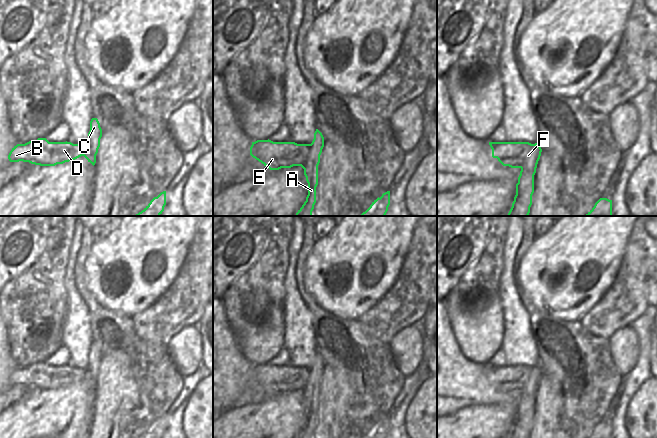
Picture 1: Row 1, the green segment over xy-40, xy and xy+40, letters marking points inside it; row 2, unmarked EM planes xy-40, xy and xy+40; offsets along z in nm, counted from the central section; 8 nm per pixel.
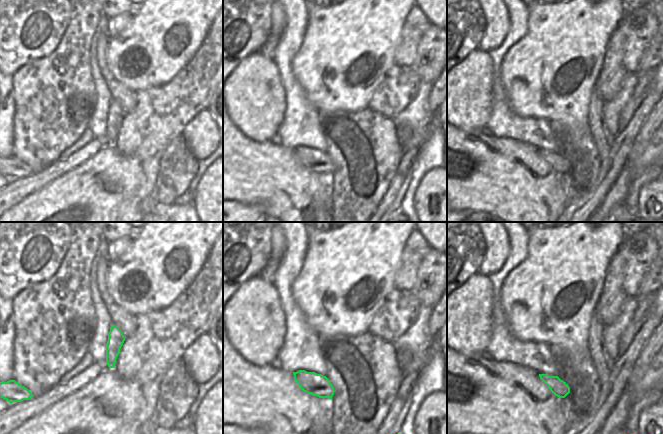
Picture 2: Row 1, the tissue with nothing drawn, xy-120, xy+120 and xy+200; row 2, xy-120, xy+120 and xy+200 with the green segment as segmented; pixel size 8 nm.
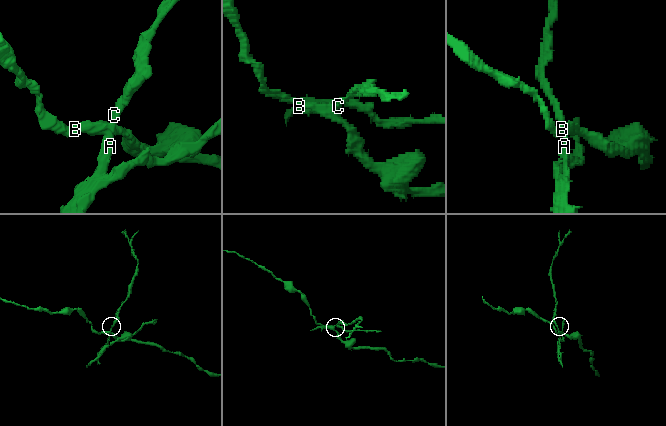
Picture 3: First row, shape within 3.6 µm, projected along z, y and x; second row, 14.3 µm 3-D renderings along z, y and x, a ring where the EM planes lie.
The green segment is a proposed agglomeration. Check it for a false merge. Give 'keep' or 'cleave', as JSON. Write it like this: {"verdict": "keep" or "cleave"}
{"verdict": "cleave"}

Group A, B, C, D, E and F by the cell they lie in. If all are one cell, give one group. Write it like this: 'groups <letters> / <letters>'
groups A C / B D E F

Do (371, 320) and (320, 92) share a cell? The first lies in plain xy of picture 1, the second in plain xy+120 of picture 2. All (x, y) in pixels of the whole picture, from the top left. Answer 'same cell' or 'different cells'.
different cells

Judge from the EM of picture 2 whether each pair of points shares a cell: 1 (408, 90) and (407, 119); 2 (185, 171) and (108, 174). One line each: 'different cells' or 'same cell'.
1: different cells
2: different cells

